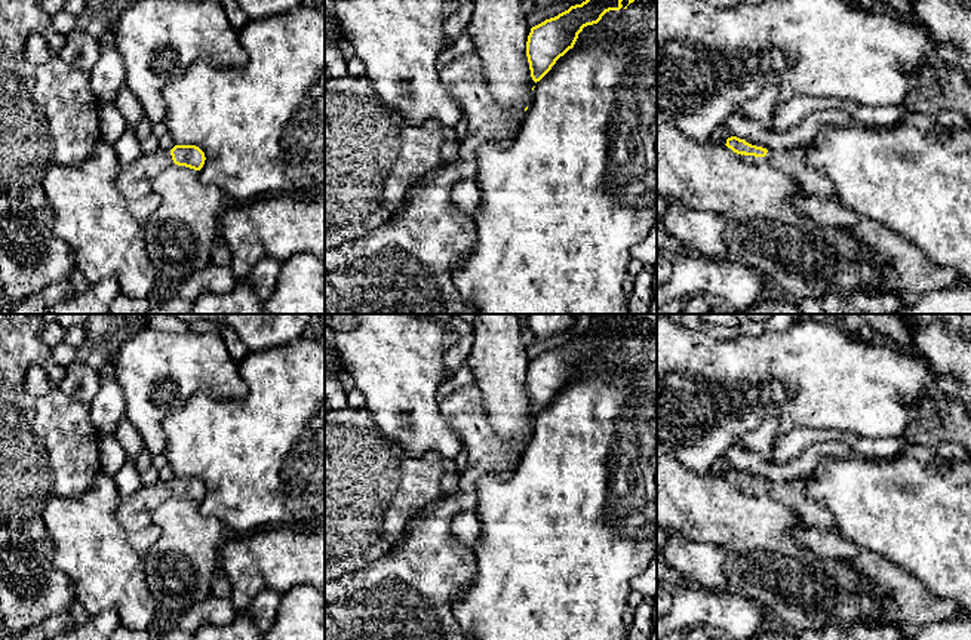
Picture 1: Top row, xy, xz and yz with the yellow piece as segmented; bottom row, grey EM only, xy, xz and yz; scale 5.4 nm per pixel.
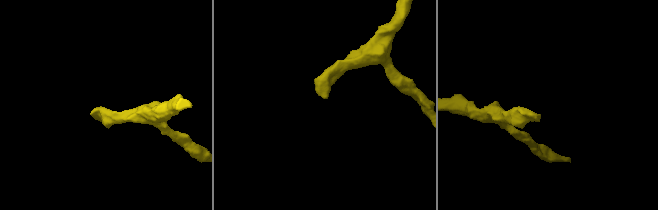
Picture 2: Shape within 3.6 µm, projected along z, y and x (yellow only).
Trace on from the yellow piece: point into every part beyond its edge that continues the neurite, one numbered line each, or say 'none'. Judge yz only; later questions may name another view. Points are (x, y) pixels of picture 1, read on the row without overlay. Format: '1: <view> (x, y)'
1: yz (795, 494)

